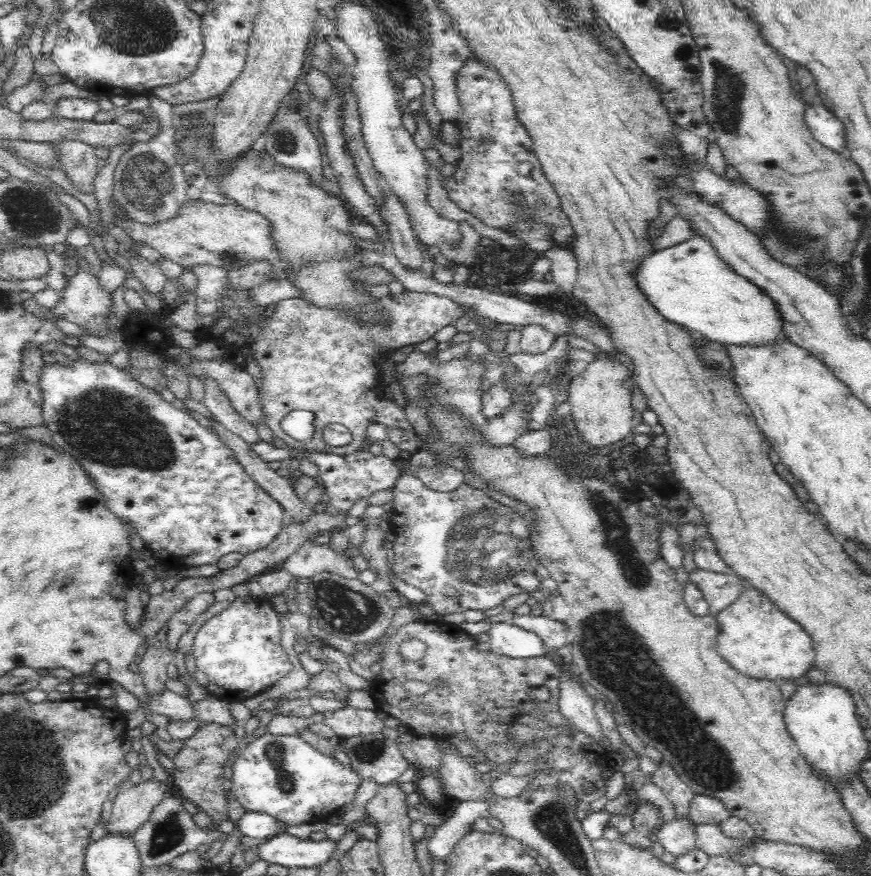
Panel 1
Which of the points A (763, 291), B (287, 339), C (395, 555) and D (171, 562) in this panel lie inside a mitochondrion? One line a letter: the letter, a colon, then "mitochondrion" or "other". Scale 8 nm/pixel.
A: other
B: mitochondrion
C: other
D: other

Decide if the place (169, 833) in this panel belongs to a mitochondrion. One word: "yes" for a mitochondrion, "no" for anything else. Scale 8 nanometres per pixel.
yes

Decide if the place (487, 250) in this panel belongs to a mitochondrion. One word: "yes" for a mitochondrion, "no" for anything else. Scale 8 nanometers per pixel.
yes

